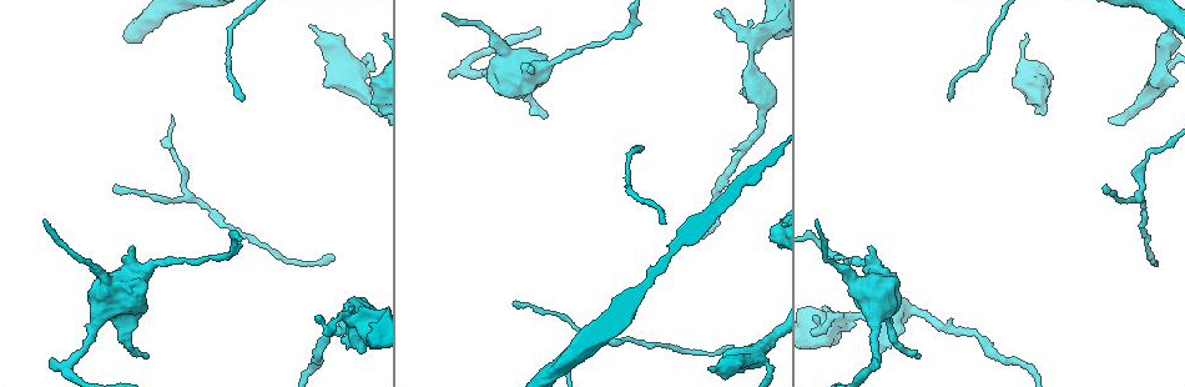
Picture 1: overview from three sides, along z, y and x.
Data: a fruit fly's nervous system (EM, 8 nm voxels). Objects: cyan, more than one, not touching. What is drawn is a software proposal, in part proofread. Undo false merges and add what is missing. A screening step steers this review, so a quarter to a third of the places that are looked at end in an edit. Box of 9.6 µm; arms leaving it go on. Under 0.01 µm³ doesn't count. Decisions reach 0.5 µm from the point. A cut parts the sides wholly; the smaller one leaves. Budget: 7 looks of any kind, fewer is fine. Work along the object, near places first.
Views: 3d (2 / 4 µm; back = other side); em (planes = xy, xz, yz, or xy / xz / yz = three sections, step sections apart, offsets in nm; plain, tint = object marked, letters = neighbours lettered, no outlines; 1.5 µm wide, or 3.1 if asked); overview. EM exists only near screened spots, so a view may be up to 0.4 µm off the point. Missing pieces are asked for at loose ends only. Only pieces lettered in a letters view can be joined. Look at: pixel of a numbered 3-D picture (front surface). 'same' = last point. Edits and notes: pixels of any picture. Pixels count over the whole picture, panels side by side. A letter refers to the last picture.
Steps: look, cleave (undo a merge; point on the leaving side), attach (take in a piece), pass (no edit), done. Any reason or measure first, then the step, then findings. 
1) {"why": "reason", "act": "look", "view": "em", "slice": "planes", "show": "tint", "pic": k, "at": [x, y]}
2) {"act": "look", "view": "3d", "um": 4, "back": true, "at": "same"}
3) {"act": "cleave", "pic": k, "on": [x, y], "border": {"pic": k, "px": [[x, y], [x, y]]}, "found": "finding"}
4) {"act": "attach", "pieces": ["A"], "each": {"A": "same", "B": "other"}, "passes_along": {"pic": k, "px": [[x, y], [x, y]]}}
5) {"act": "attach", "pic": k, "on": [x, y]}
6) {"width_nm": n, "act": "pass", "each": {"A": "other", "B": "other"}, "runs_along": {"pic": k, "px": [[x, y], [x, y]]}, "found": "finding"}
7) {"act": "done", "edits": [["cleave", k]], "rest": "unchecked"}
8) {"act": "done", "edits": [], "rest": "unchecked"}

{"why": "thin neck", "act": "look", "view": "3d", "um": 4, "pic": 1, "at": [172, 156]}

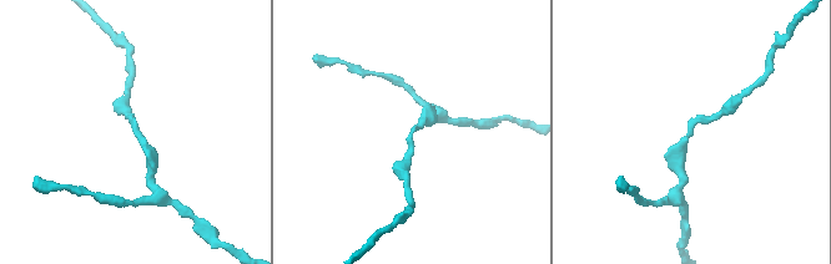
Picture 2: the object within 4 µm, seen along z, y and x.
{"why": "shape alone is not enough", "act": "look", "view": "em", "slice": "planes", "show": "letters", "pic": 2, "at": [137, 131]}

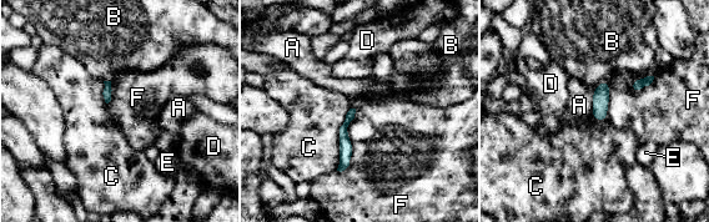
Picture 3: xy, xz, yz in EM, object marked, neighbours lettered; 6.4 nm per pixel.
{"act": "pass", "each": {"A": "other", "B": "other", "C": "other", "D": "other", "E": "other", "F": "other"}, "runs_along": {"pic": 3, "px": [[351, 114], [343, 127], [341, 167]]}, "found": "continuous, no second neuron"}

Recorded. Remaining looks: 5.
{"why": "branch stops here", "act": "look", "view": "em", "slice": "planes", "show": "letters", "pic": 1, "at": [311, 28]}

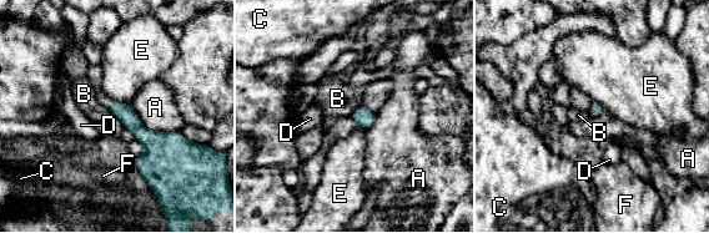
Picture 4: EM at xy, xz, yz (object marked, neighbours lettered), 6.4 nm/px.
{"longest_contact_nm": ["A", 360], "act": "pass", "each": {"A": "other", "B": "other", "C": "other", "D": "other", "E": "other", "F": "other"}, "border": {"pic": 4, "px": [[105, 107], [114, 115]]}, "found": "none of them fits"}

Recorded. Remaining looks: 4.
{"why": "free end", "act": "look", "view": "3d", "um": 2, "pic": 1, "at": [879, 350]}

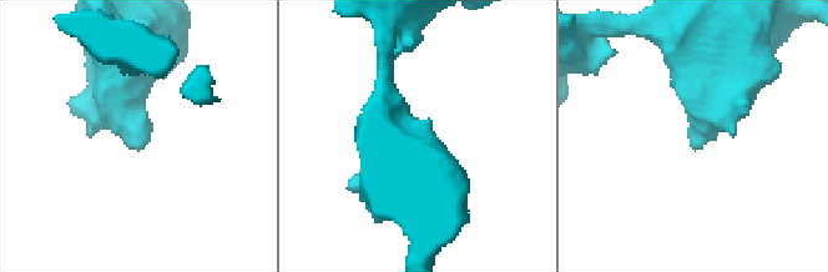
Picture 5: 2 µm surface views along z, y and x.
{"act": "look", "view": "em", "slice": "yz", "step": 8, "show": "letters", "pic": 5, "at": [137, 151]}

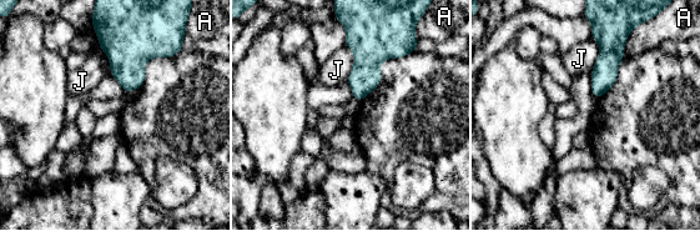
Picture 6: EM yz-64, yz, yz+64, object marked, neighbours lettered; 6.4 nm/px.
{"act": "pass", "each": {"A": "other", "J": "other"}, "border": {"pic": 6, "px": [[635, 25], [624, 44], [622, 59]]}, "found": "no lettered piece goes on from it"}

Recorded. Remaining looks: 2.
{"act": "done", "edits": [], "rest": "unchecked"}

